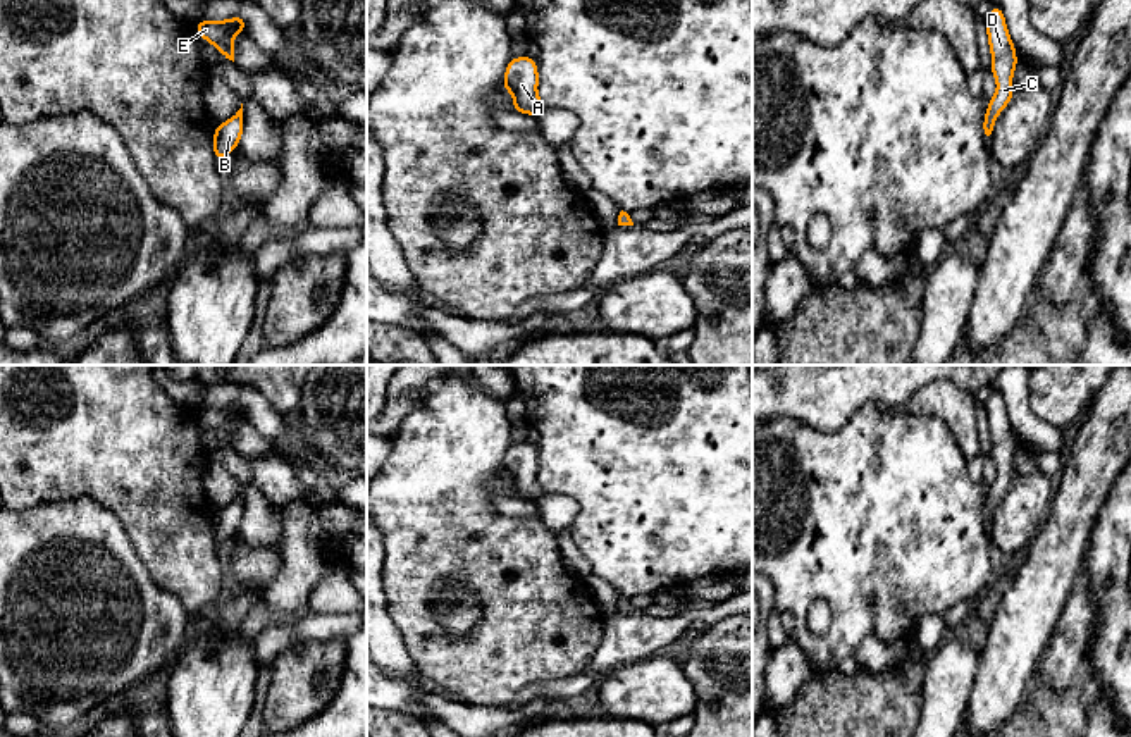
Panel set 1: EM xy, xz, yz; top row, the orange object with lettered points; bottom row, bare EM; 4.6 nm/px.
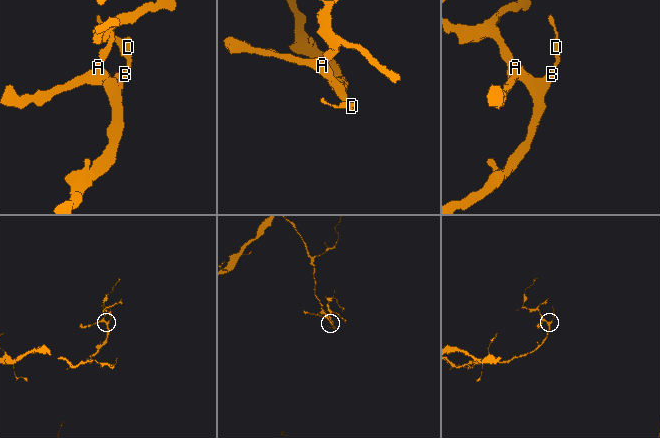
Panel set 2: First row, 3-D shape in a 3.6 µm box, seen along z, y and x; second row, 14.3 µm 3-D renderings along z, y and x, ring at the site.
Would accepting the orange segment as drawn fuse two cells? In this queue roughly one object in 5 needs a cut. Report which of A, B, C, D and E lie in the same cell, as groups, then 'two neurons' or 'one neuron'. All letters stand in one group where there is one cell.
A B C D E; one neuron

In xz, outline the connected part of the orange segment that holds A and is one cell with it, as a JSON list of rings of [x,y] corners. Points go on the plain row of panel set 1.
[[[527,441],[515,443],[504,455],[503,475],[513,480],[513,496],[539,501],[546,492],[537,479],[537,448]]]

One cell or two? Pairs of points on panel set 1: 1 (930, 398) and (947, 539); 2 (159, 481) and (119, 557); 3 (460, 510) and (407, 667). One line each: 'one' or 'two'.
1: two
2: two
3: two

